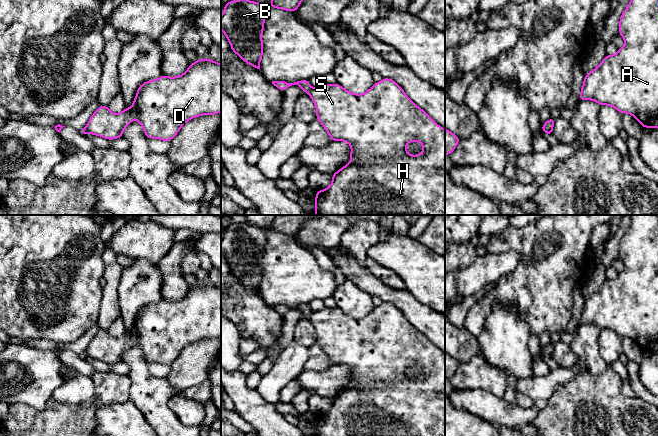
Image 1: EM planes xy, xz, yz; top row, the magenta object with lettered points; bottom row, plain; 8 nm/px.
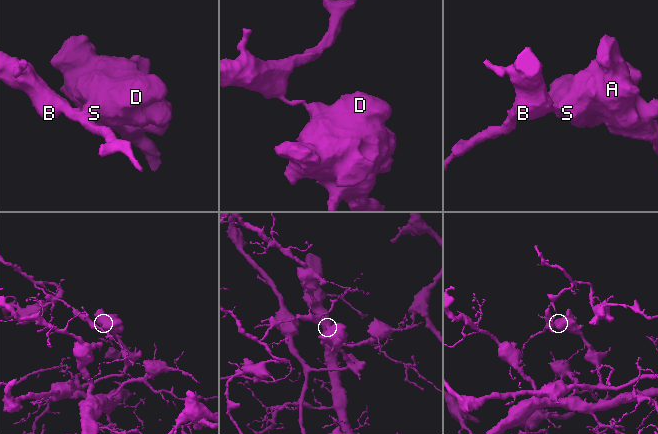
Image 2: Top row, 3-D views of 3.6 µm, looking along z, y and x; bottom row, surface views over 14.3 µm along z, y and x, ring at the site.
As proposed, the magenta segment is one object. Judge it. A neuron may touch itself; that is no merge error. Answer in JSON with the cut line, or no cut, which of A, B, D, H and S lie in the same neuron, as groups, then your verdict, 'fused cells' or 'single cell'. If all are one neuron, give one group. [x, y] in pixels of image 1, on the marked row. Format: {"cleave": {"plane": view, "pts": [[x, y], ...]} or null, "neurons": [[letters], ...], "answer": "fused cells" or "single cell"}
{"cleave": {"plane": "xz", "pts": [[312, 88], [308, 93]]}, "neurons": [["A", "D", "H", "S"], ["B"]], "answer": "fused cells"}

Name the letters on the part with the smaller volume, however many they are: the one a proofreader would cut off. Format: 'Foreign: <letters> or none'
Foreign: B

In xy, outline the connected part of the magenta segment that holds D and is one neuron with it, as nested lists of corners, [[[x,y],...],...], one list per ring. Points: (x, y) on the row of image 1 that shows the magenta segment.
[[[198,59],[190,63],[180,76],[161,75],[158,79],[144,82],[138,87],[133,106],[118,114],[112,113],[107,105],[99,106],[90,117],[86,131],[107,140],[122,138],[124,129],[136,119],[142,126],[147,139],[171,141],[183,124],[202,115],[221,112],[221,64],[211,59]]]

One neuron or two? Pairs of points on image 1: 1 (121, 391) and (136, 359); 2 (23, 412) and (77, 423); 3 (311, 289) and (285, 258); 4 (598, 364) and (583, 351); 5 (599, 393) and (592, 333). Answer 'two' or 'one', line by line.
1: two
2: one
3: one
4: one
5: two

